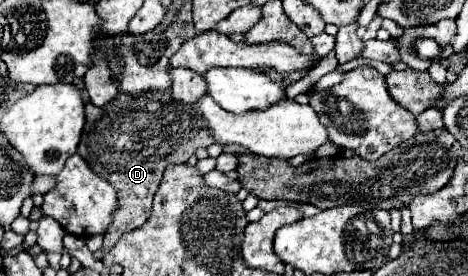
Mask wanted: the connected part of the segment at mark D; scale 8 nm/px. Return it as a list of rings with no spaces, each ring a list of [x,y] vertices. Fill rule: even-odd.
[[[153,90],[137,96],[119,94],[113,102],[101,108],[89,102],[85,114],[87,122],[79,144],[79,156],[85,158],[95,174],[105,178],[119,192],[113,226],[105,232],[103,248],[93,254],[95,260],[101,260],[123,234],[147,222],[165,166],[169,162],[187,162],[197,148],[207,148],[215,140],[201,120],[199,110],[193,104],[179,104],[171,98],[169,90]]]

